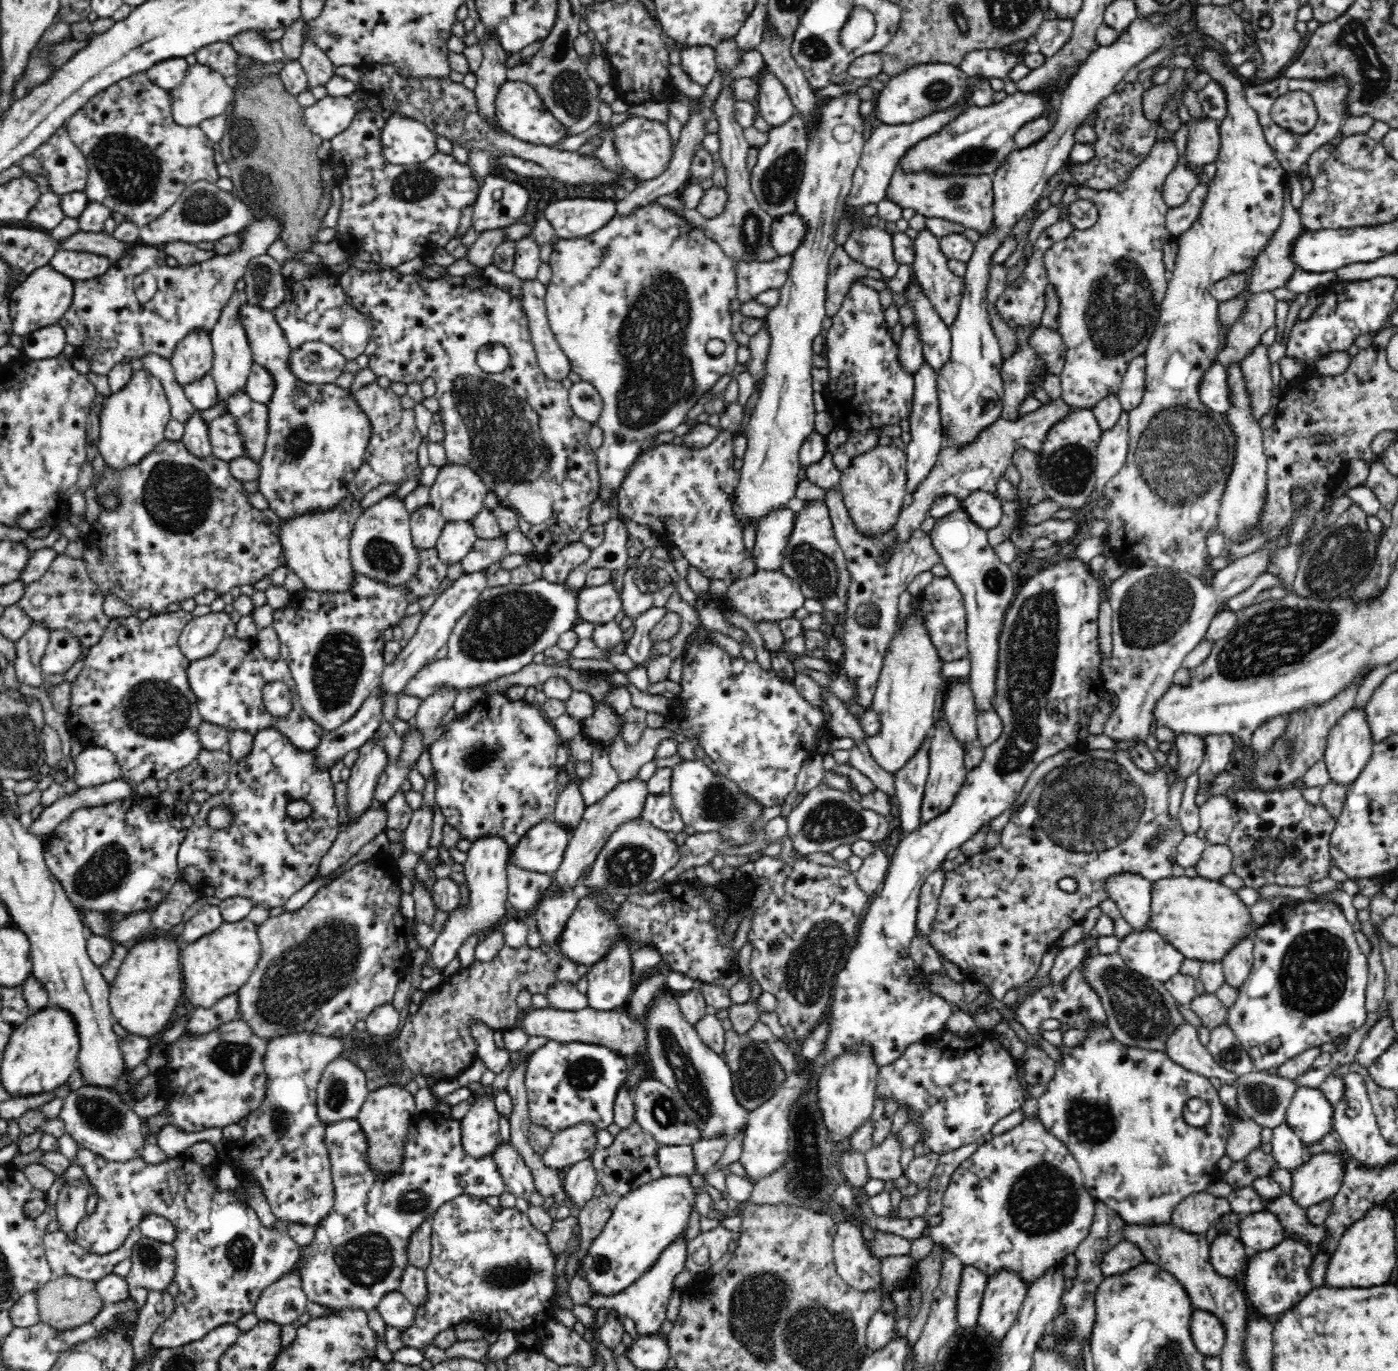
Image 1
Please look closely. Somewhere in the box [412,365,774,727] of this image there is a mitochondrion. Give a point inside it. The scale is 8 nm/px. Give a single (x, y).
(507, 441)

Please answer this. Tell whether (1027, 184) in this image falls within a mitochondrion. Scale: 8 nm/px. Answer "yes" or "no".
no

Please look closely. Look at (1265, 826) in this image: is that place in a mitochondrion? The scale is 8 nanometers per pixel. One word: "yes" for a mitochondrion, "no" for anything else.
no

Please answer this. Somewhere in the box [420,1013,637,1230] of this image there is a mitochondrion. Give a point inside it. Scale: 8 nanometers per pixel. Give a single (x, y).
(588, 1071)

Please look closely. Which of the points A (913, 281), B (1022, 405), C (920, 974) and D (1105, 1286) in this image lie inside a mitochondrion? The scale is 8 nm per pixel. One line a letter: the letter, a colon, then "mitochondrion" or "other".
A: other
B: other
C: other
D: other

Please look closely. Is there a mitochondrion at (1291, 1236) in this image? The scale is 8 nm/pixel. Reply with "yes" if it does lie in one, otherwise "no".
no

